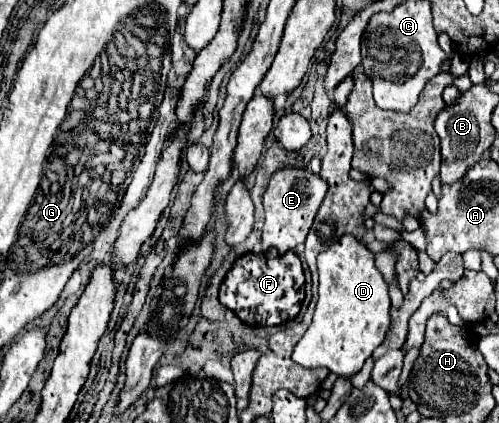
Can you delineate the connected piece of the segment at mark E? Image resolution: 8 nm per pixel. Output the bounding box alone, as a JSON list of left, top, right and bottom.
[263,169,327,255]

